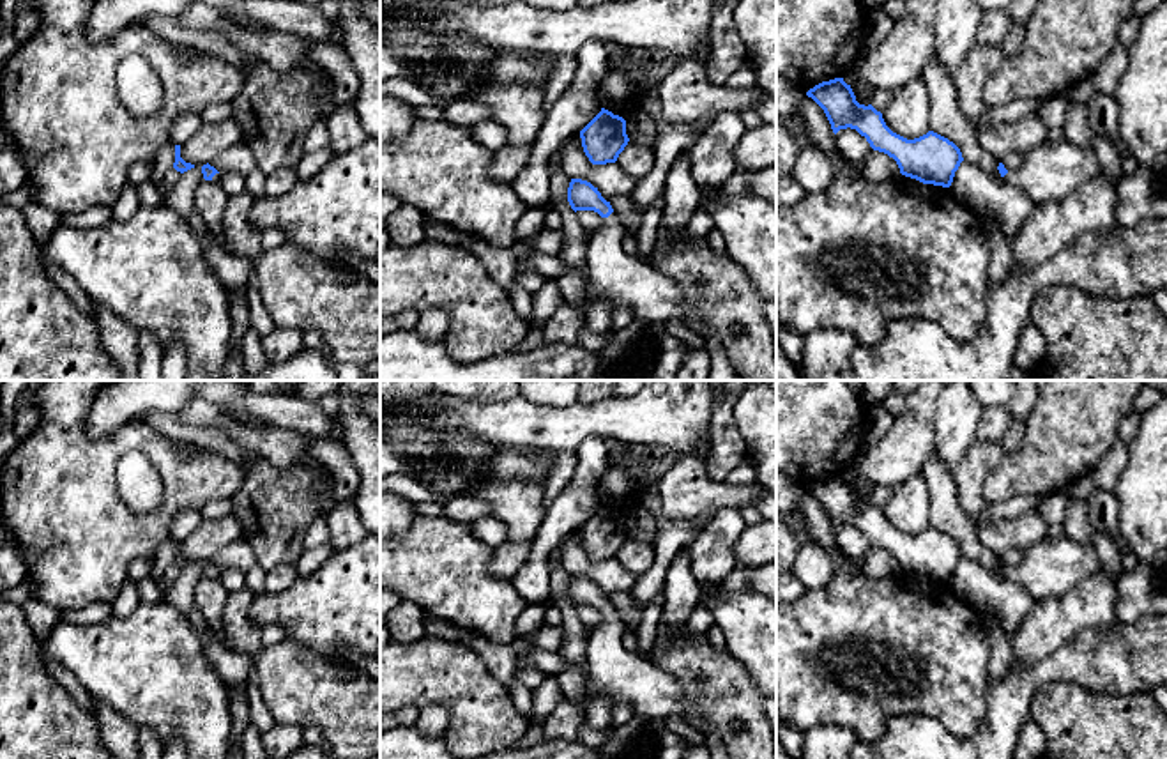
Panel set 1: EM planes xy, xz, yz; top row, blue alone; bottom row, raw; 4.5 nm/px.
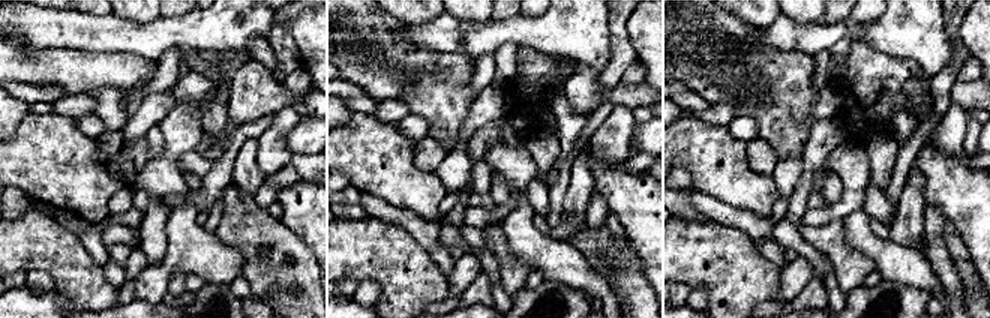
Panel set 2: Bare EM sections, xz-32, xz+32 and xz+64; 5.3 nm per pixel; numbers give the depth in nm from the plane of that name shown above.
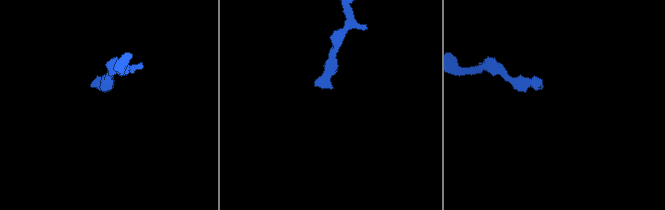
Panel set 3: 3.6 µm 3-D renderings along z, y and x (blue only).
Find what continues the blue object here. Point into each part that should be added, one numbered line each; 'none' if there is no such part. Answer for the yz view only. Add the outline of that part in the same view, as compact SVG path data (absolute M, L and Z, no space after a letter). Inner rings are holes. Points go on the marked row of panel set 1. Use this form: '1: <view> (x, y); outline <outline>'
1: yz (1054, 170); outline M1068 140L1047 142L1024 157L1024 165L1018 170L1008 172L1003 180L1020 186L1034 202L1063 200L1077 188L1084 186L1096 175L1102 166L1089 145L1077 145Z

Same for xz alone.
1: xz (626, 282); outline M615 211L603 218L601 228L587 242L587 295L580 306L564 303L545 324L545 343L578 343L585 326L585 308L591 297L605 299L615 308L628 310L635 318L651 322L683 322L704 338L711 366L707 380L739 380L721 345L704 322L695 322L684 310L684 292L679 283L656 271L649 262L622 249L626 230Z

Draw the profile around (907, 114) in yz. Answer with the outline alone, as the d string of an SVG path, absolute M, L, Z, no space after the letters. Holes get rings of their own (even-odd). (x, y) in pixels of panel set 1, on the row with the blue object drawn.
M919 76L893 90L882 119L893 133L907 140L927 134L930 131L930 96L925 80Z

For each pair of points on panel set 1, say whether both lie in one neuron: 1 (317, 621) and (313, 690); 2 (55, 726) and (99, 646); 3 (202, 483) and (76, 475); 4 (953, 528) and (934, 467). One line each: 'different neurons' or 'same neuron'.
1: different neurons
2: different neurons
3: same neuron
4: same neuron

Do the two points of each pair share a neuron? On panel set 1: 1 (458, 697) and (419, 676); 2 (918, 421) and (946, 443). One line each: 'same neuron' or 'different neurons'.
1: same neuron
2: different neurons

